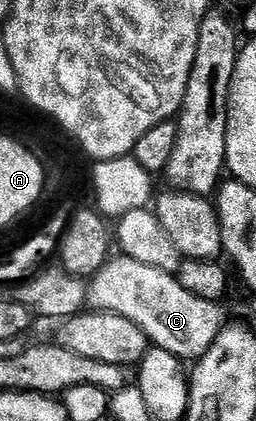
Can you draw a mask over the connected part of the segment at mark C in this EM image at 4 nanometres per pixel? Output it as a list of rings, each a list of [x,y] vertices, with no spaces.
[[[123,256],[109,257],[108,263],[88,282],[88,300],[97,310],[126,316],[148,337],[157,350],[170,352],[181,360],[195,360],[203,356],[226,325],[223,305],[220,302],[202,300],[194,292],[186,292],[178,284],[175,274],[167,274],[162,268],[150,268],[150,264],[138,264]]]

